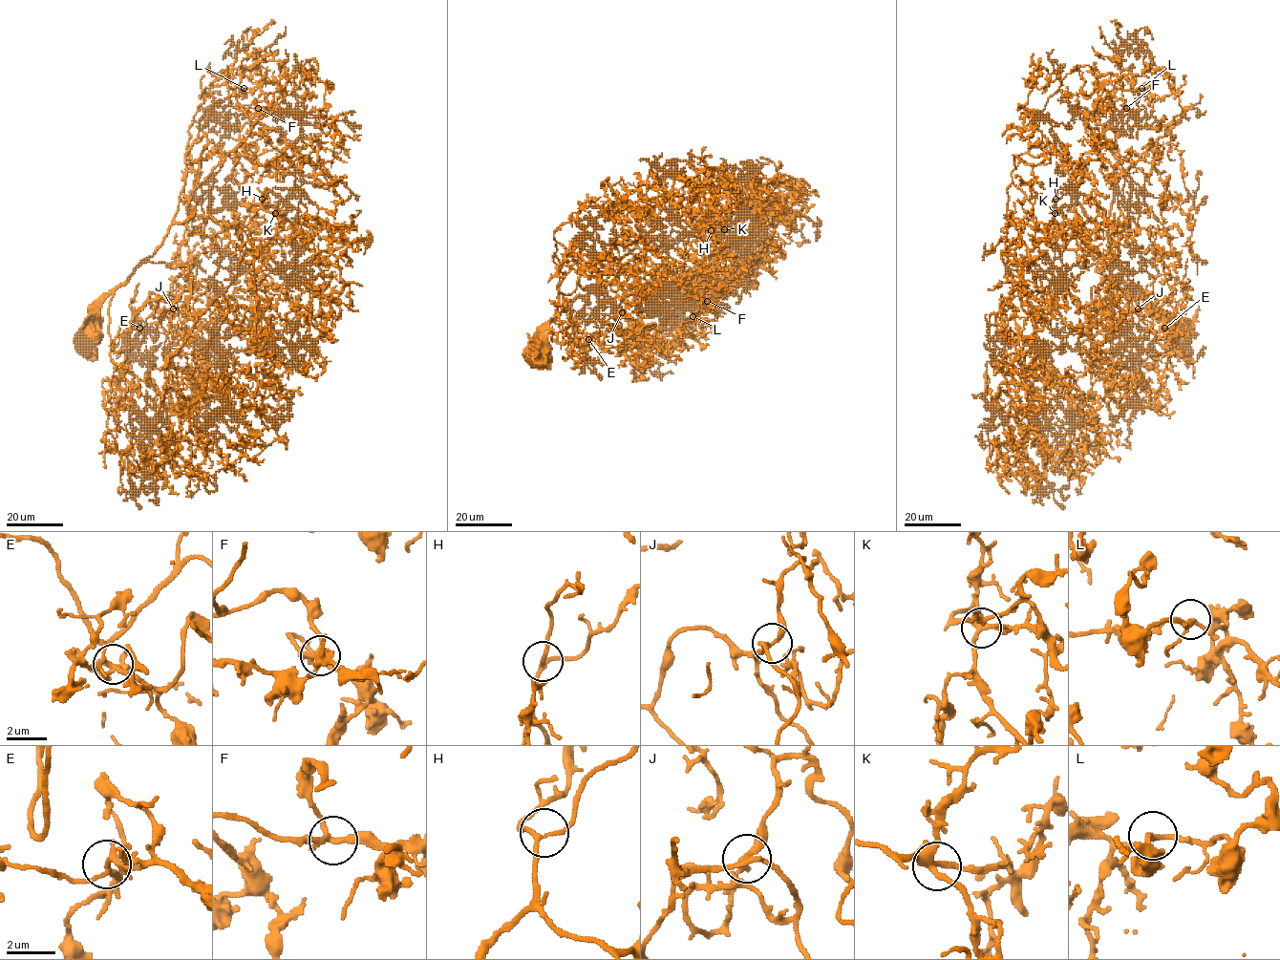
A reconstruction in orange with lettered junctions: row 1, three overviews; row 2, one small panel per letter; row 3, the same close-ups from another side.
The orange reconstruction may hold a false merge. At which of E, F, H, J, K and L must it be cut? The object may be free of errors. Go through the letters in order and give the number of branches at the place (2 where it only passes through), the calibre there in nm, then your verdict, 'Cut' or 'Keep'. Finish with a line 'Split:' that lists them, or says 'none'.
E: Branches: 4. Thickness 200 nm. Keep
F: Branches: 3. Thickness 200 nm. Keep
H: Branches: 3. Thickness 160 nm. Keep
J: Branches: 3. Thickness 200 nm. Keep
K: Branches: 4. Thickness 340 nm. Keep
L: Branches: 3. Thickness 170 nm. Keep
Split: none

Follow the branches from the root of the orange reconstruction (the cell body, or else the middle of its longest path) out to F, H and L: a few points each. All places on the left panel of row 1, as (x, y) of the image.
F: (90, 336), (90, 314), (167, 233), (203, 112), (221, 99), (211, 110), (245, 111), (255, 98), (258, 108)
H: (90, 336), (93, 311), (206, 192), (210, 215), (227, 225), (245, 226), (262, 199)
L: (90, 336), (90, 314), (167, 233), (203, 112), (244, 88)

